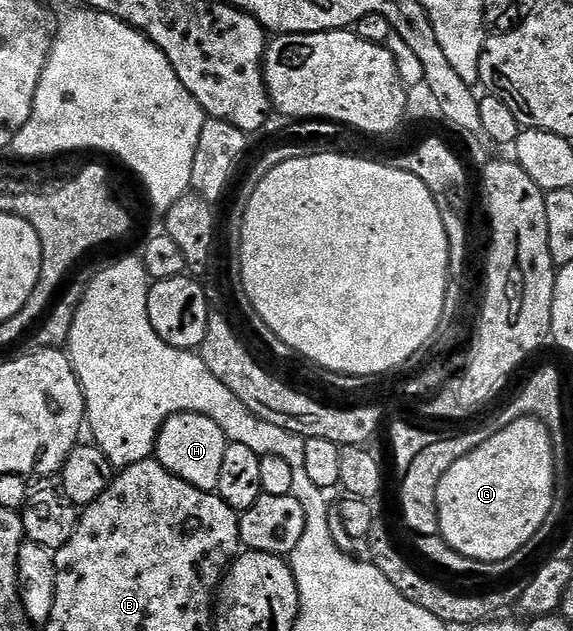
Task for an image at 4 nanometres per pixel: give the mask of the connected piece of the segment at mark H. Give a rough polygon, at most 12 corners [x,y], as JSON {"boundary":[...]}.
{"boundary":[[175,413],[155,460],[216,493],[228,436],[201,413]]}

